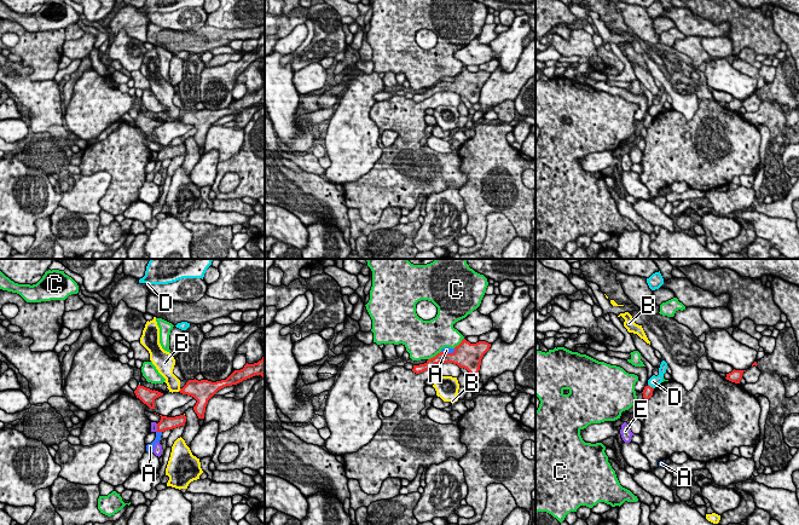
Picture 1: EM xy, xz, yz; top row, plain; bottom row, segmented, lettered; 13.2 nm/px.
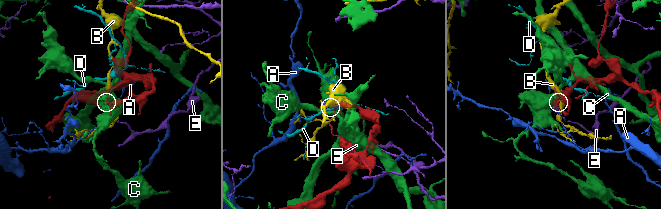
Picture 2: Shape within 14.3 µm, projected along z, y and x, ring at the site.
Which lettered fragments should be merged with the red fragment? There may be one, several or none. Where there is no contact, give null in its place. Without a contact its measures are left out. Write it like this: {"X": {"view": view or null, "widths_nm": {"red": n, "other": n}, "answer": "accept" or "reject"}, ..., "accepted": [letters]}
{"A": {"view": "xy", "widths_nm": {"red": 170, "other": 100}, "answer": "reject"}, "B": {"view": "xy", "widths_nm": {"red": 240, "other": 180}, "answer": "reject"}, "C": {"view": "xz", "widths_nm": {"red": 140, "other": 480}, "answer": "reject"}, "D": {"view": "yz", "widths_nm": {"red": 130, "other": 140}, "answer": "reject"}, "E": {"view": "xy", "widths_nm": {"red": 170, "other": 100}, "answer": "reject"}, "accepted": []}

